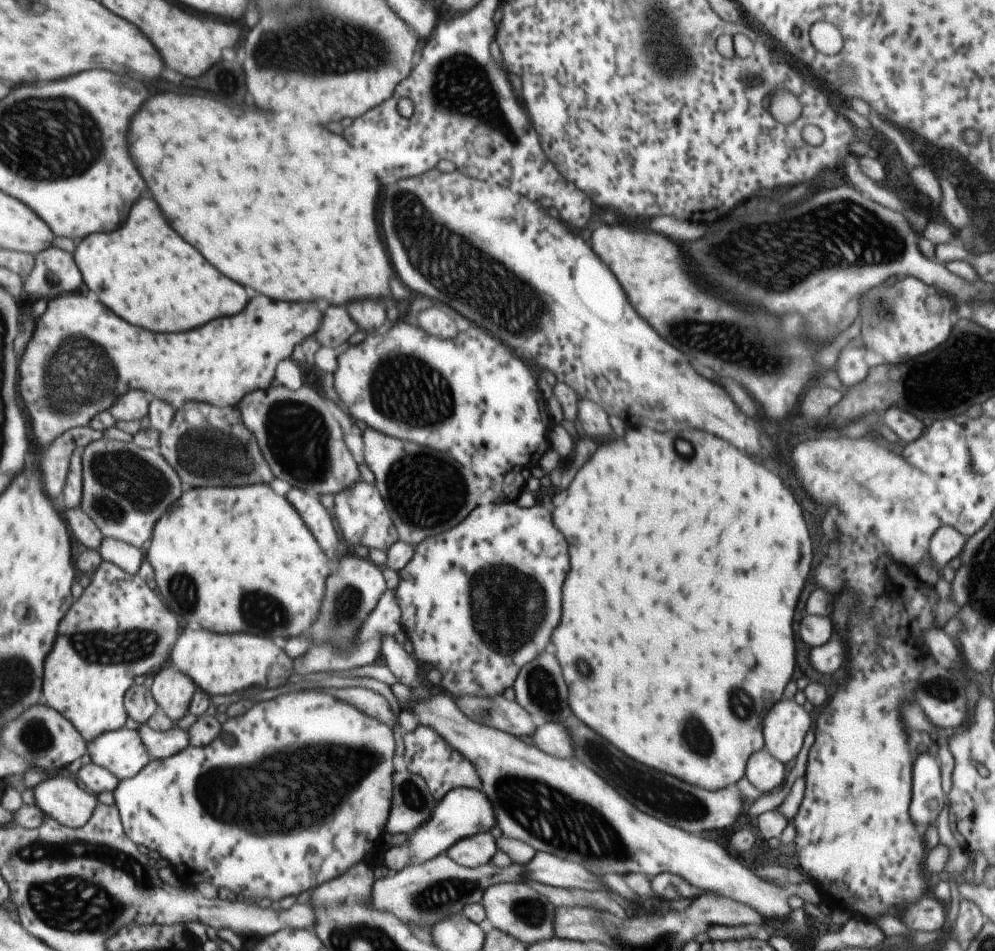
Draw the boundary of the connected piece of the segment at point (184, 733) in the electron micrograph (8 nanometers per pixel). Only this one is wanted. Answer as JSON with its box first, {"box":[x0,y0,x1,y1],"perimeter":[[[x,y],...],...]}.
{"box":[139,724,192,759],"perimeter":[[[147,724],[139,725],[140,734],[154,759],[171,757],[186,750],[192,743],[189,728],[177,728],[168,732],[154,730]]]}

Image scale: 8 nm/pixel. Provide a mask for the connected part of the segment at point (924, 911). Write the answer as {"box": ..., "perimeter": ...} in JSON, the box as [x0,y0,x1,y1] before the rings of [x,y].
{"box":[903,898,945,932],"perimeter":[[[921,898],[915,906],[909,906],[903,924],[909,930],[921,930],[921,932],[933,932],[943,928],[945,922],[945,908],[937,898]]]}

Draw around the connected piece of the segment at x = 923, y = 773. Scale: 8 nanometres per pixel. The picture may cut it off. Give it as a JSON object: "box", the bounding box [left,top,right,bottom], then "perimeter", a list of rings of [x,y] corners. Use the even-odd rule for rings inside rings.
{"box":[911,748,945,824],"perimeter":[[[921,748],[915,758],[915,802],[911,802],[911,818],[915,824],[929,824],[945,806],[941,764],[932,753]]]}

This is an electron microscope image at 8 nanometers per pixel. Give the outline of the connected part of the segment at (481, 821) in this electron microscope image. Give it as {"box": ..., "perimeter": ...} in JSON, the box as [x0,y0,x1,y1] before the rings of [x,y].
{"box":[385,787,497,875],"perimeter":[[[466,787],[452,789],[437,802],[428,820],[410,833],[403,844],[391,846],[385,852],[385,866],[389,868],[388,875],[396,874],[403,867],[414,862],[427,861],[440,853],[446,853],[452,845],[456,845],[463,838],[485,833],[495,824],[497,824],[496,812],[483,790]]]}

